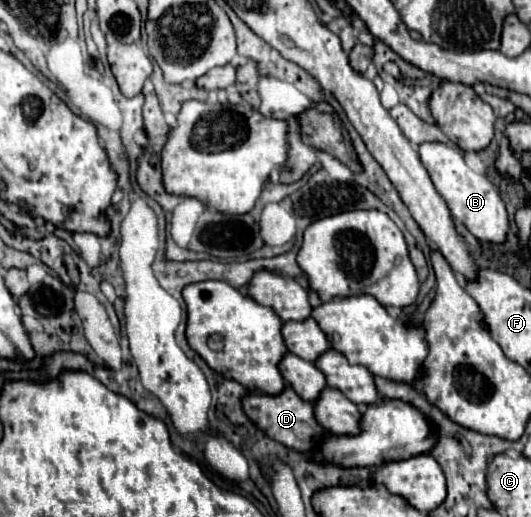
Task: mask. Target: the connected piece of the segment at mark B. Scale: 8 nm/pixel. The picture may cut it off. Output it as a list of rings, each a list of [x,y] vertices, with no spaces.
[[[426,143],[426,145],[420,145],[418,153],[436,191],[448,203],[448,209],[454,215],[454,219],[460,221],[482,243],[494,243],[494,245],[506,243],[510,233],[510,219],[508,219],[506,203],[502,201],[494,183],[486,175],[472,171],[466,165],[462,153],[458,149],[450,149],[448,145]]]

